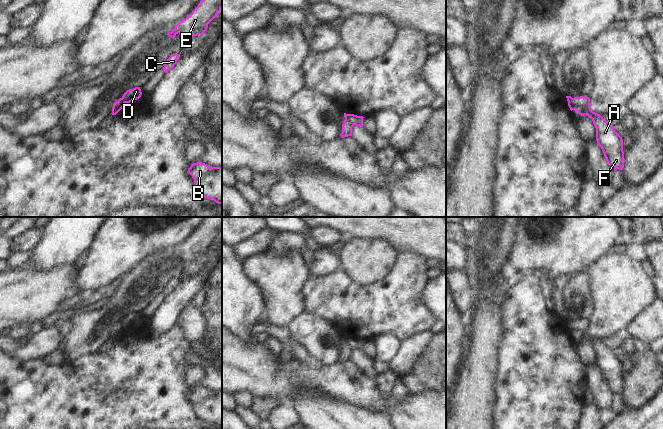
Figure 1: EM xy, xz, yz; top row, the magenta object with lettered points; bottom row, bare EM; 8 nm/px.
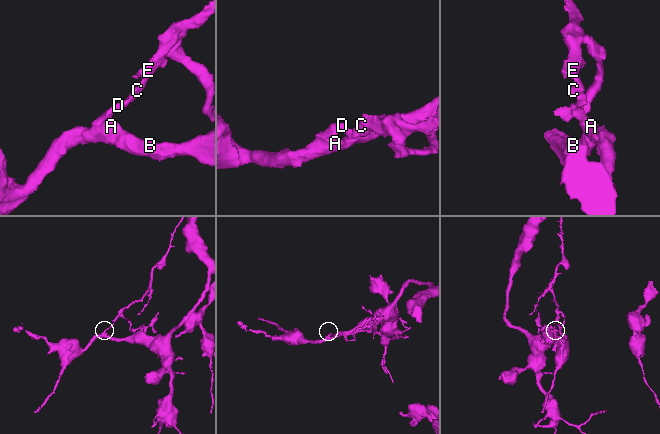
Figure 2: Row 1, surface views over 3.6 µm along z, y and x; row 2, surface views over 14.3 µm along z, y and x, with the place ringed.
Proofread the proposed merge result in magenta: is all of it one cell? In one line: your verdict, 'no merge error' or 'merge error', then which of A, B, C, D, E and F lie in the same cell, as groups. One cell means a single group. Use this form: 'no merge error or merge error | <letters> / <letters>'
merge error | A B F / C D E

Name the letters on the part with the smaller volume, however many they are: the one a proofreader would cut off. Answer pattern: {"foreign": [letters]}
{"foreign": ["C", "D", "E"]}

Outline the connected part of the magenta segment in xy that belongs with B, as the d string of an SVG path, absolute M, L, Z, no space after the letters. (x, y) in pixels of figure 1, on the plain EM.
M199 385L191 388L188 397L194 403L201 420L222 428L222 390L212 391Z

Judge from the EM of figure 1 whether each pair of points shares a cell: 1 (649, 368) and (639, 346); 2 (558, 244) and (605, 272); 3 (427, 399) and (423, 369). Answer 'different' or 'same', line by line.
1: different
2: different
3: different

